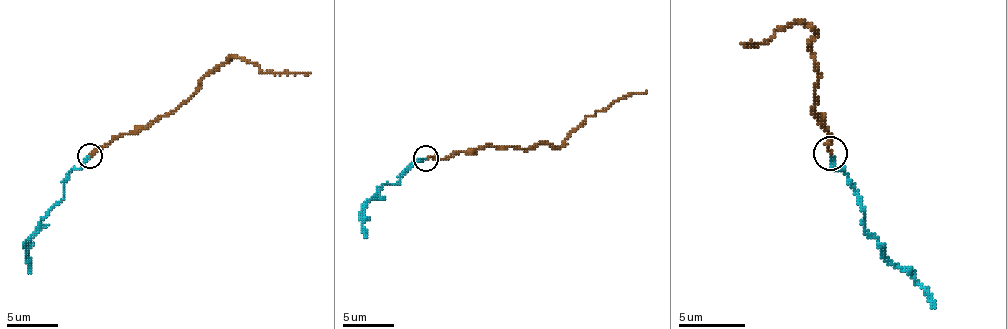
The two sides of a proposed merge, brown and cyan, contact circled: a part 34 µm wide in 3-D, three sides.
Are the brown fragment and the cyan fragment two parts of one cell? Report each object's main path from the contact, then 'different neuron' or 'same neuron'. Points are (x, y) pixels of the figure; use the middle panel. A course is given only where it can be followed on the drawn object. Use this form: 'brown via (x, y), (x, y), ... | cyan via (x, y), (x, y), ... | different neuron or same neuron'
brown via (425, 159), (445, 159), (456, 151), (473, 151), (478, 146), (560, 146), (588, 116), (646, 90) | cyan via (425, 159), (420, 159), (405, 171), (400, 182), (385, 184), (367, 204), (362, 230), (367, 237) | same neuron

